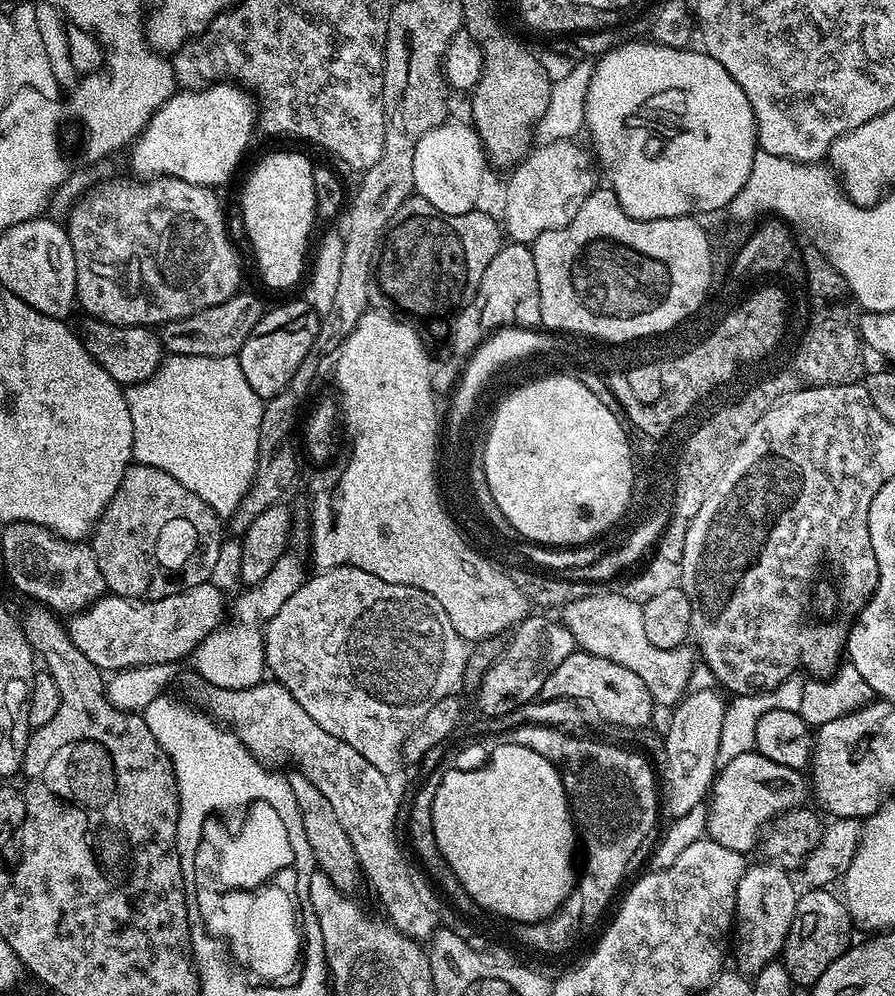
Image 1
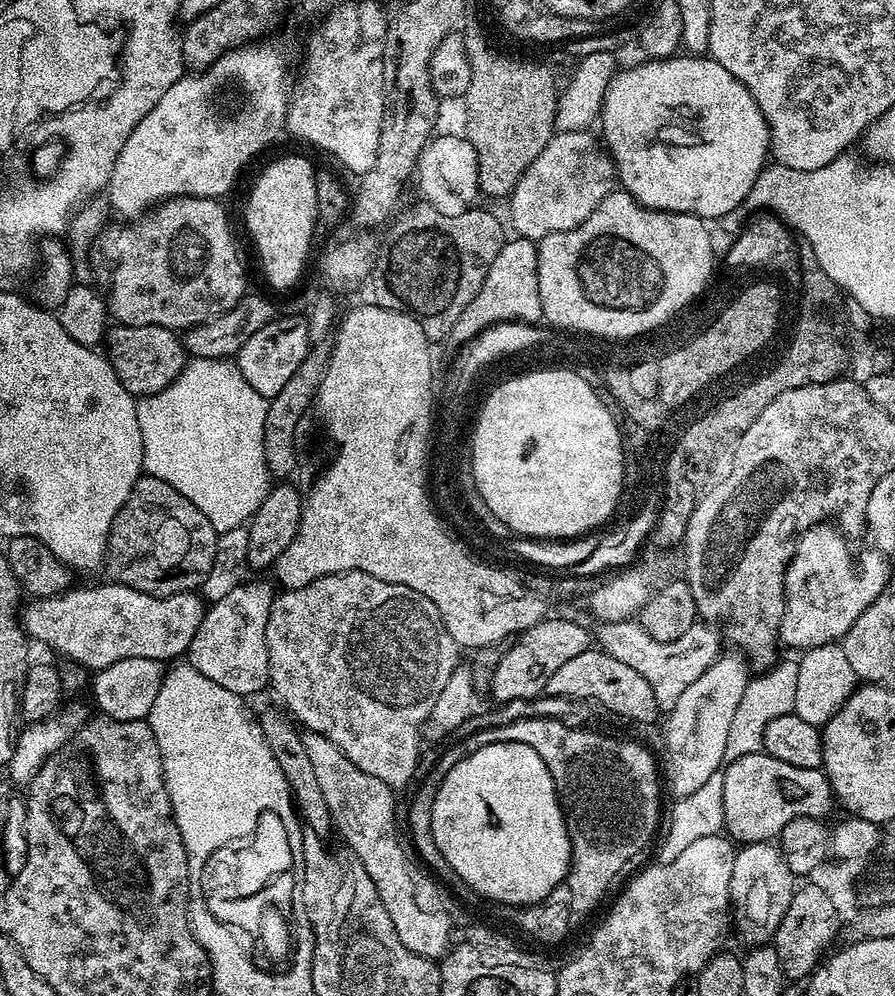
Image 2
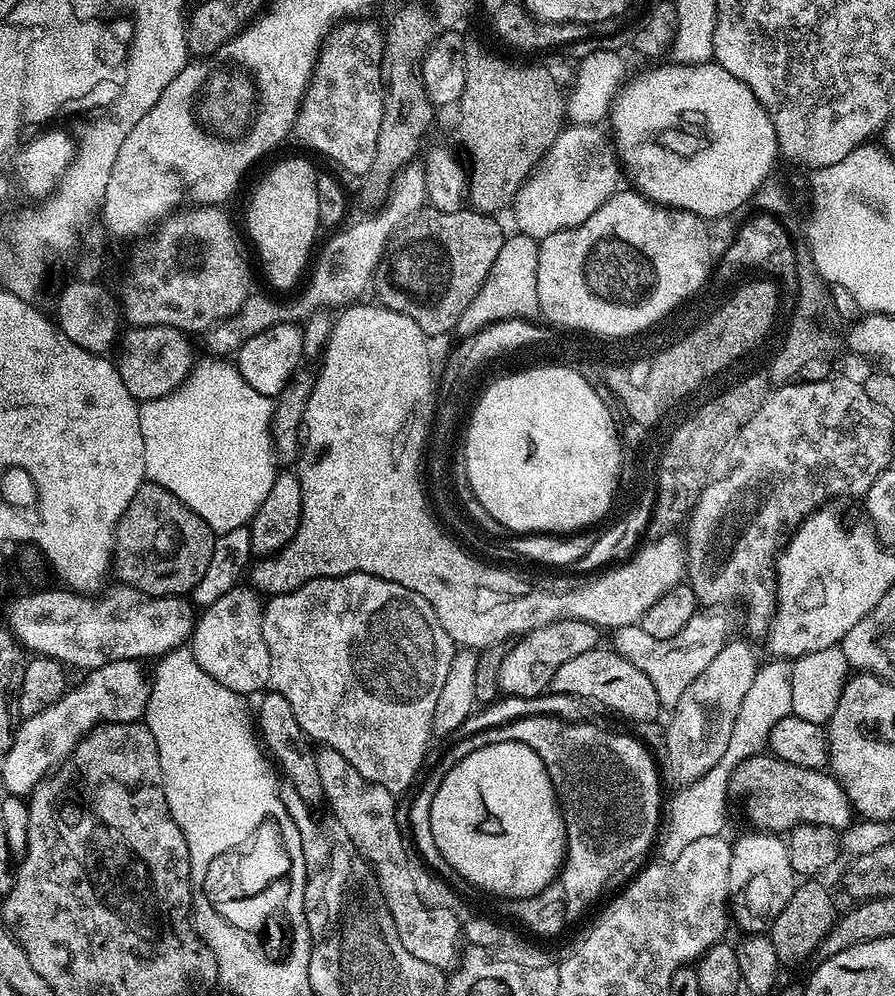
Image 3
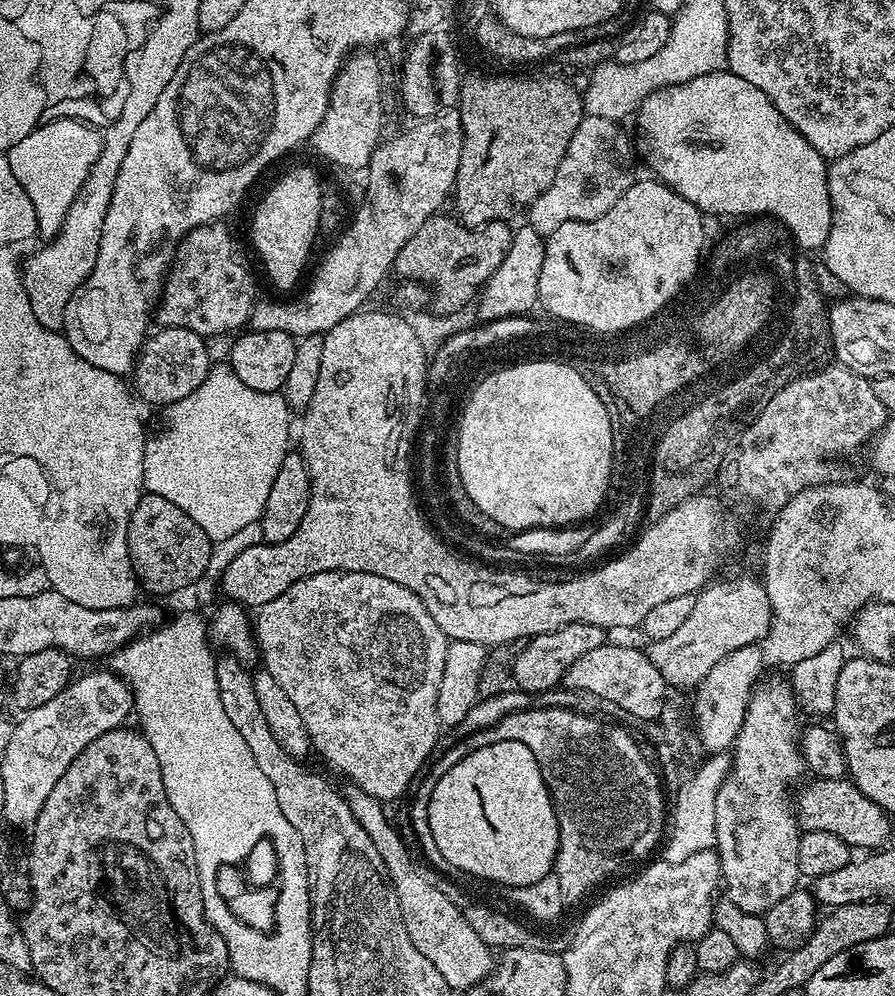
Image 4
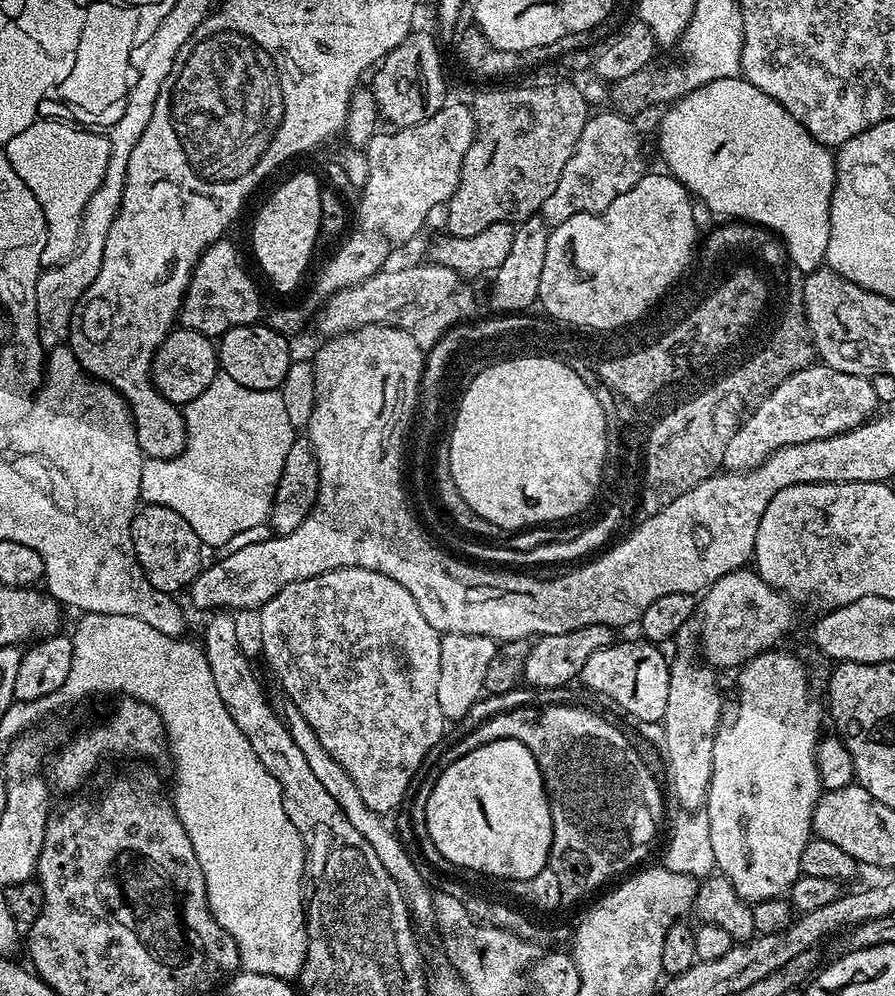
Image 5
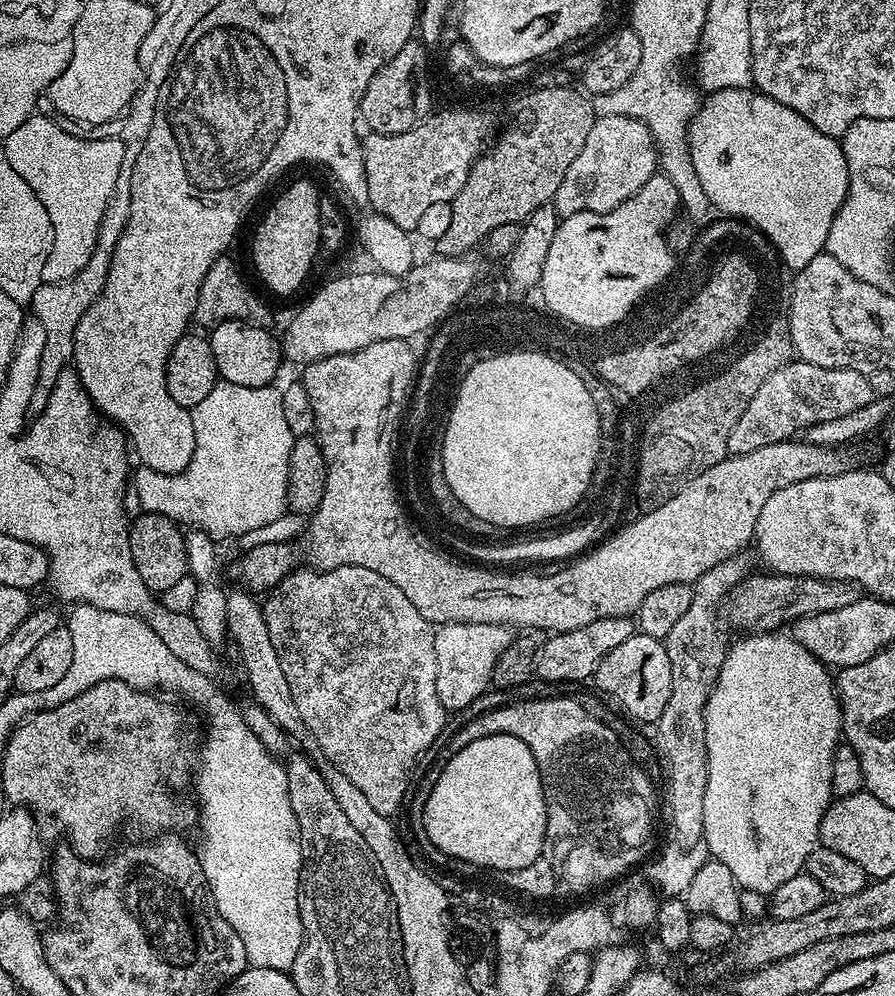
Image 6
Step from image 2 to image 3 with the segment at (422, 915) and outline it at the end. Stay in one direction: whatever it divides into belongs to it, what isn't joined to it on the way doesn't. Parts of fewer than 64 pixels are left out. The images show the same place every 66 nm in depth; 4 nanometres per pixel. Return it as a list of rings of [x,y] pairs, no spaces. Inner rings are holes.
[[[321,747],[316,758],[323,799],[332,803],[335,823],[344,827],[346,834],[350,834],[356,847],[371,864],[386,898],[386,906],[390,906],[390,914],[394,914],[402,946],[414,958],[419,958],[440,971],[455,969],[462,955],[461,917],[456,917],[450,909],[443,908],[440,904],[428,904],[424,897],[420,880],[408,857],[409,845],[404,845],[405,833],[404,836],[400,833],[400,824],[396,821],[397,797],[390,790],[362,778],[362,774],[358,774],[358,770],[354,770],[354,766],[350,766],[350,762],[346,762],[346,758],[342,758],[342,754],[338,754],[333,748]]]

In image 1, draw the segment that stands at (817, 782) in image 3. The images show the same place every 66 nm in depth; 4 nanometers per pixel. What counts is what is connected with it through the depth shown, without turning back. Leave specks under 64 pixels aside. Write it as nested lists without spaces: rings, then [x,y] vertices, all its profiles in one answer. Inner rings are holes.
[[[750,751],[723,765],[715,774],[706,800],[707,839],[745,854],[761,843],[769,824],[783,812],[801,807],[809,799],[810,784],[803,771],[770,762],[761,752]]]

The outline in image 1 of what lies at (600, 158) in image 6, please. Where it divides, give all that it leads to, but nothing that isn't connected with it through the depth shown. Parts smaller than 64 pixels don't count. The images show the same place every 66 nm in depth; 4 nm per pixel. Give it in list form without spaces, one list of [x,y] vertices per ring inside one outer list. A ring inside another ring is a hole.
[[[575,139],[559,140],[549,144],[540,144],[533,147],[532,151],[511,169],[508,180],[508,189],[504,192],[504,216],[502,215],[502,228],[509,241],[517,244],[531,245],[532,241],[538,238],[546,230],[558,230],[566,226],[578,214],[582,202],[591,192],[596,191],[598,181],[598,164],[594,159],[593,153],[587,147],[576,144]]]

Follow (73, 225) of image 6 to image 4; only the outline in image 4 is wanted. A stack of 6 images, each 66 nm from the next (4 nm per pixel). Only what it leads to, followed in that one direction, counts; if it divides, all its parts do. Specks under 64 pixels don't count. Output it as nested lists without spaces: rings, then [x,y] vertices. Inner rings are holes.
[[[52,120],[26,134],[26,138],[22,138],[22,142],[14,145],[6,155],[10,170],[14,170],[14,178],[22,182],[22,190],[26,190],[30,202],[34,202],[39,235],[53,238],[59,234],[94,162],[101,159],[102,136],[80,120]]]

